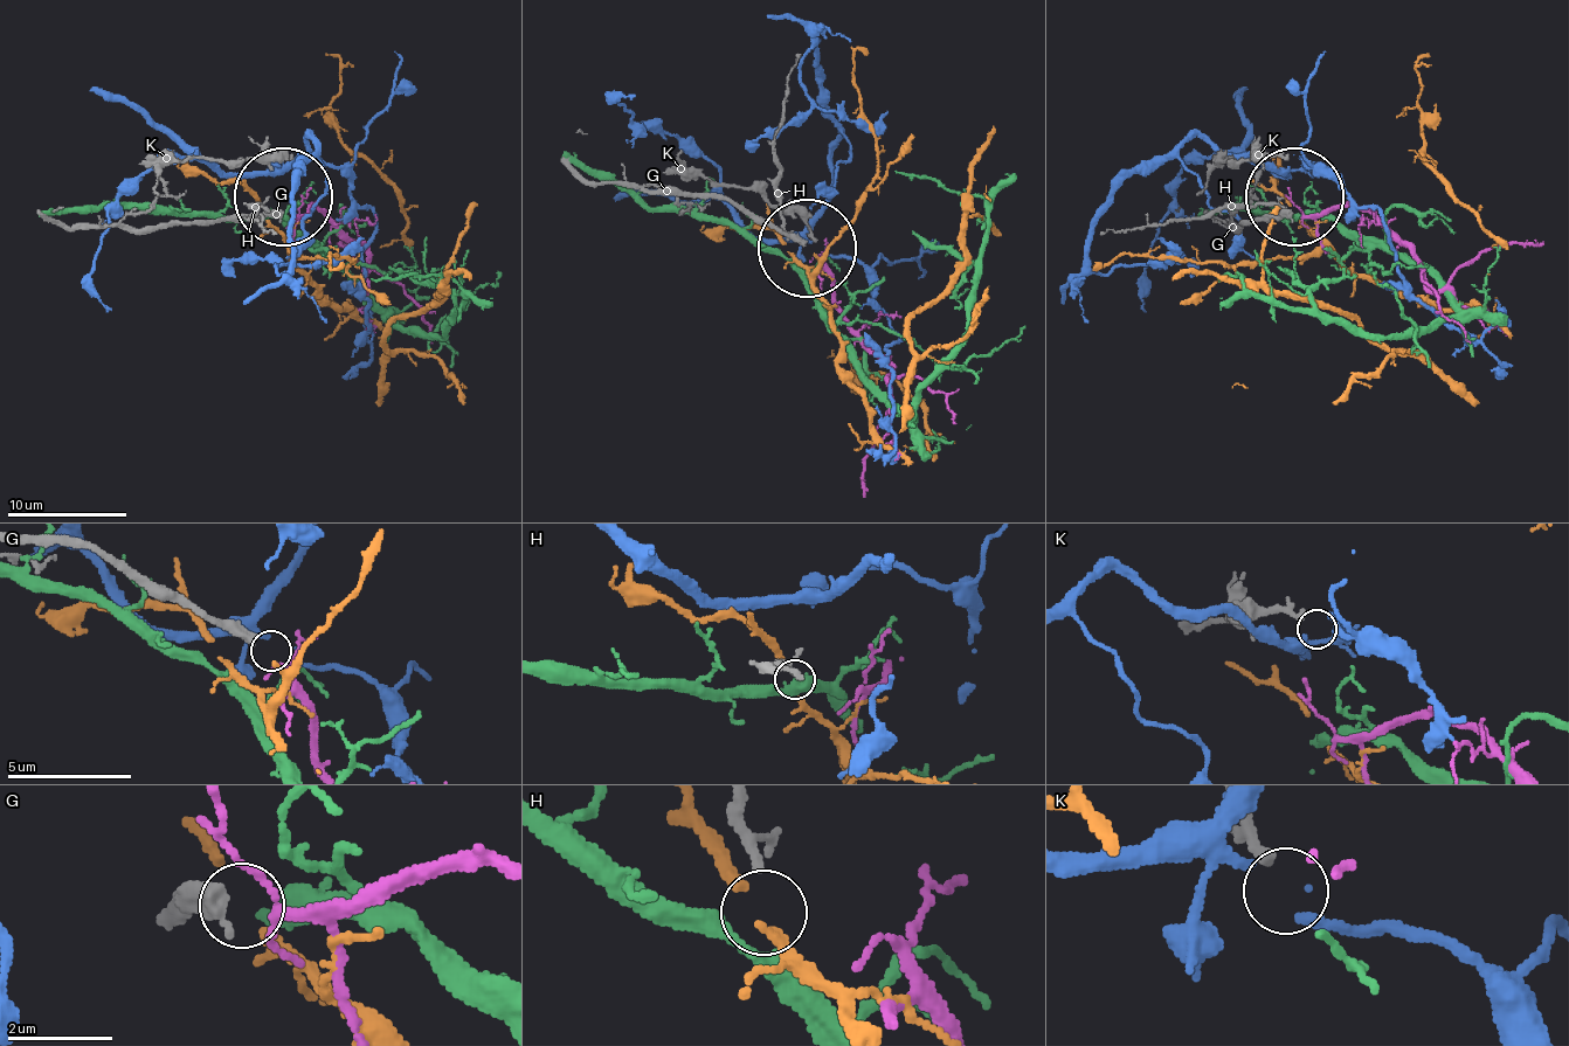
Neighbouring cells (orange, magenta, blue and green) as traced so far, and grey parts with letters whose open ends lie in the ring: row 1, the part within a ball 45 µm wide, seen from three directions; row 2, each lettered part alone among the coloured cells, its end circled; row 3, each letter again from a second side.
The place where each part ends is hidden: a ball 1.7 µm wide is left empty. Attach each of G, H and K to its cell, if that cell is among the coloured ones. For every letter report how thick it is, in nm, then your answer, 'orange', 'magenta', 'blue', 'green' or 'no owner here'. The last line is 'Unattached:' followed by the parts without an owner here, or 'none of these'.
G: 480 nm | magenta
H: 130 nm | green
K: 180 nm | no owner here
Unattached: K

